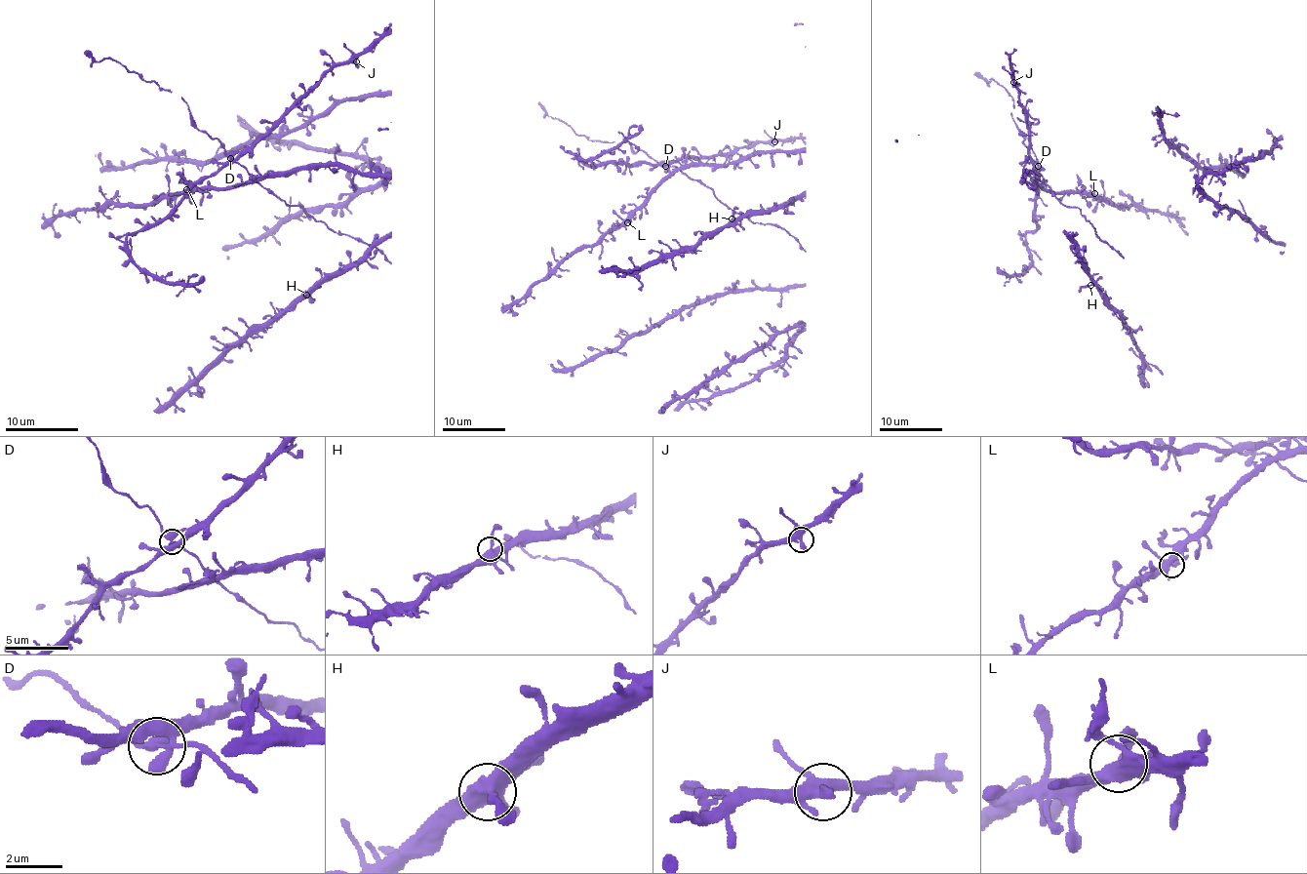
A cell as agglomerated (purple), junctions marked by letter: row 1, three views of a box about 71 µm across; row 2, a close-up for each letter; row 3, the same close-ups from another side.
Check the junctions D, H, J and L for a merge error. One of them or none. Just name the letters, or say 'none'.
none

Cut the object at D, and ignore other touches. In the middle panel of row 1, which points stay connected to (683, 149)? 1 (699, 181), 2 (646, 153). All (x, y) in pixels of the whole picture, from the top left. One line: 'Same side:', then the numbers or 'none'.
Same side: none

